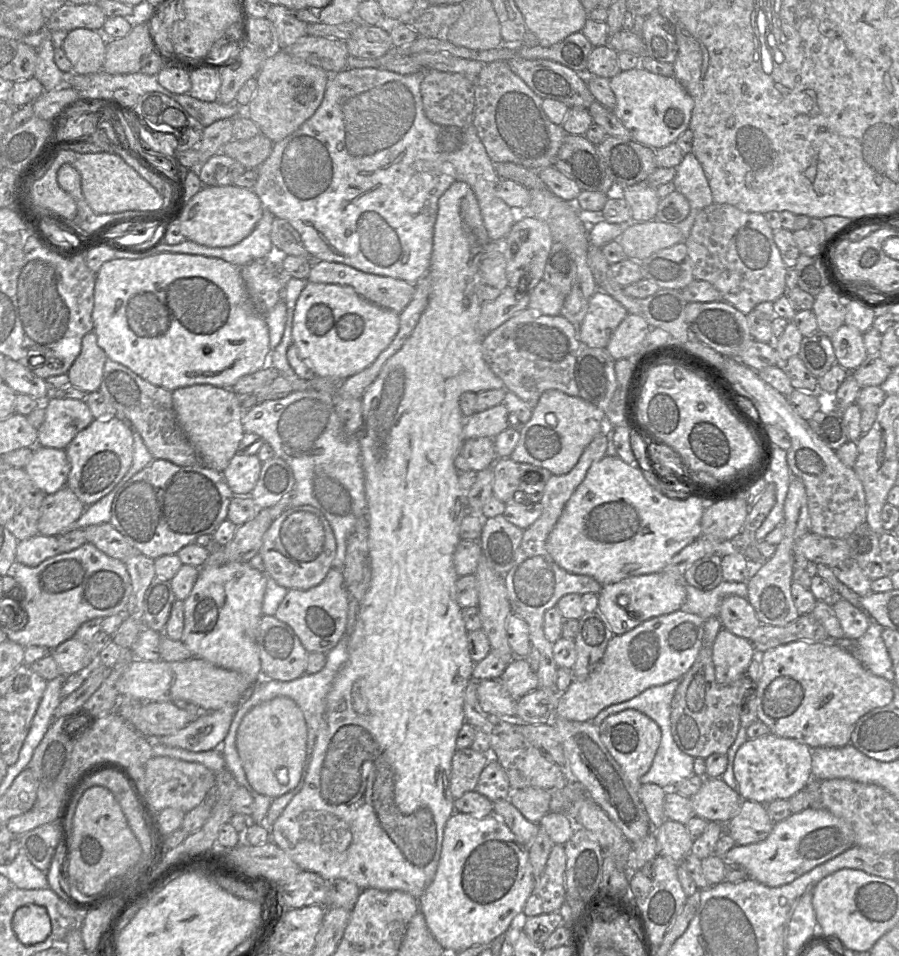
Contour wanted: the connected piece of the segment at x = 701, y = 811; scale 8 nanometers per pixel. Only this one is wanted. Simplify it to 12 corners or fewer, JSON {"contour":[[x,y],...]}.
{"contour":[[705,778],[690,801],[697,817],[727,824],[743,799]]}

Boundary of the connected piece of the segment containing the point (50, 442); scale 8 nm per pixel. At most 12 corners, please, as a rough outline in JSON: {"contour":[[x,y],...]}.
{"contour":[[47,398],[37,445],[65,449],[94,420],[85,401]]}

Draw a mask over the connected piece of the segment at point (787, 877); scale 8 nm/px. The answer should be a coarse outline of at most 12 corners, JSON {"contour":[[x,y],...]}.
{"contour":[[809,807],[723,858],[769,887],[854,845],[847,821]]}

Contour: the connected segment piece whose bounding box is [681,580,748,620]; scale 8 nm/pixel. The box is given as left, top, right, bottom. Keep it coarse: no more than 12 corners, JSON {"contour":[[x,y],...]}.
{"contour":[[685,582],[684,612],[718,617],[729,595],[747,598],[746,582],[699,590]]}

